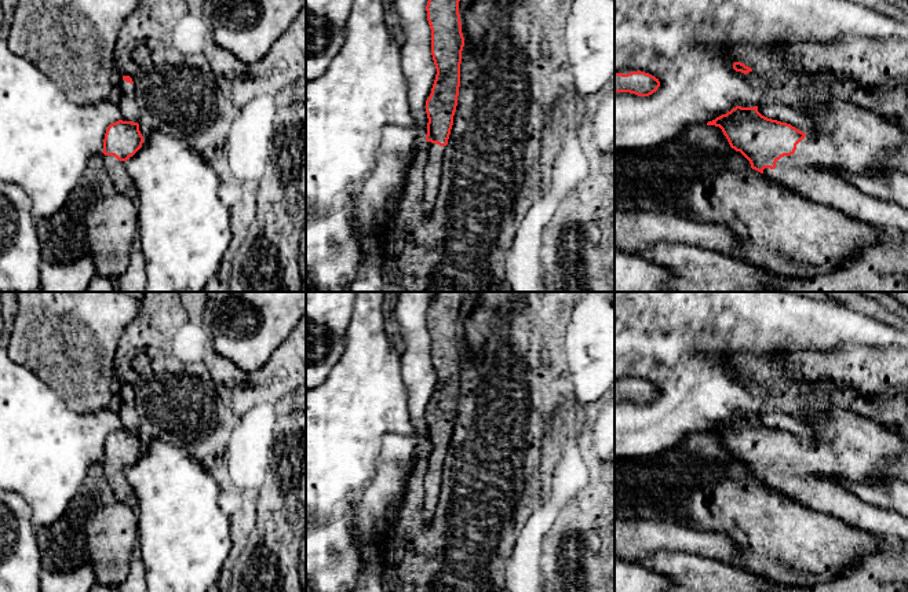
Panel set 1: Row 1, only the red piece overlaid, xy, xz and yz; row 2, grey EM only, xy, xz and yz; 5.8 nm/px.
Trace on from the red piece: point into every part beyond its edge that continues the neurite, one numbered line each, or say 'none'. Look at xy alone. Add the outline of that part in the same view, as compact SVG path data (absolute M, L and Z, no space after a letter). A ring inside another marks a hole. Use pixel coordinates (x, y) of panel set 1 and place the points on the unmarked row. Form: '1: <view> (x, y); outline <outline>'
1: xy (115, 477); outline M103 463L102 471L116 498L136 511L139 500L125 478L125 469Z

